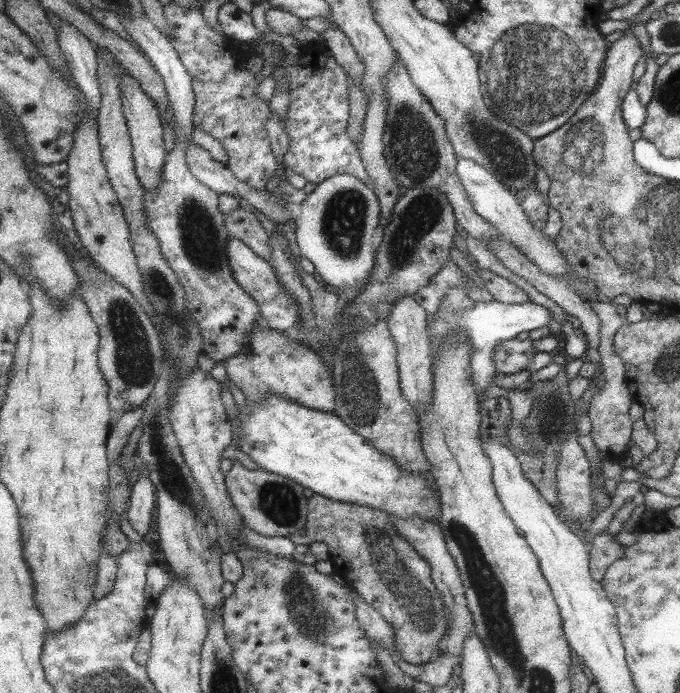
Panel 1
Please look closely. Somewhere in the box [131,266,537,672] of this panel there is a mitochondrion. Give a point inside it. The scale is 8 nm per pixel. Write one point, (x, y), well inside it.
(404, 584)

